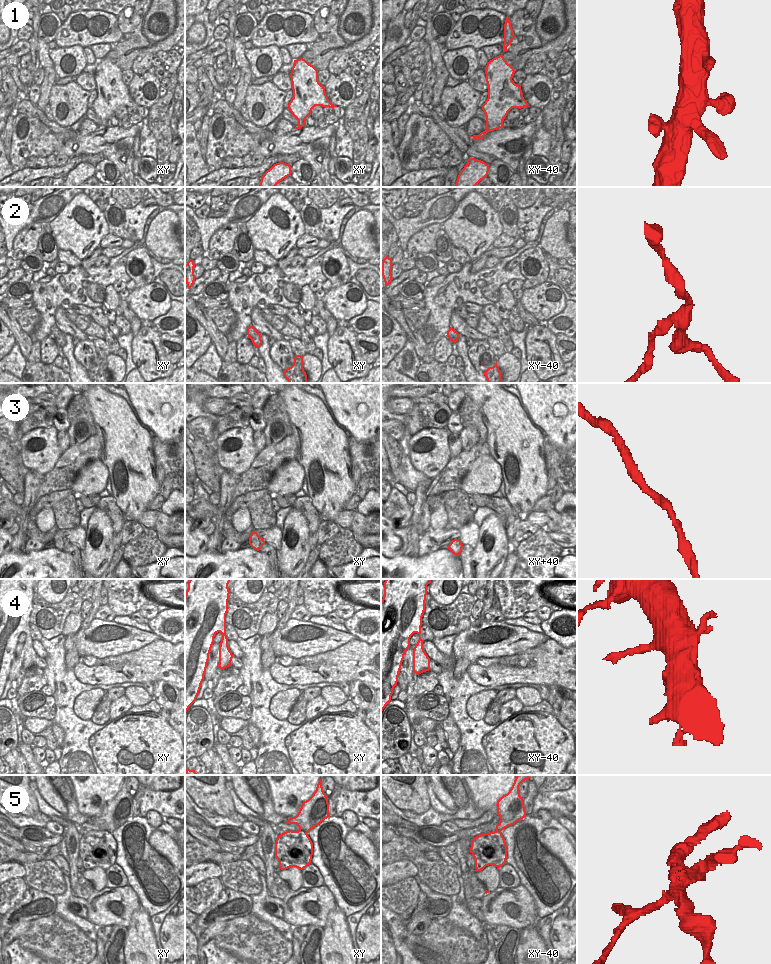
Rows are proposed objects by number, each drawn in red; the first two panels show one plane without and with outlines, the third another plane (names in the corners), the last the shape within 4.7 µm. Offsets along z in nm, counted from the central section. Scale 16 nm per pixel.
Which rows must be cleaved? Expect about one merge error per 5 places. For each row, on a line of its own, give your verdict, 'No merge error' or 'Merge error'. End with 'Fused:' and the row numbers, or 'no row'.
1: No merge error
2: Merge error
3: No merge error
4: No merge error
5: Merge error
Fused: 2, 5.

